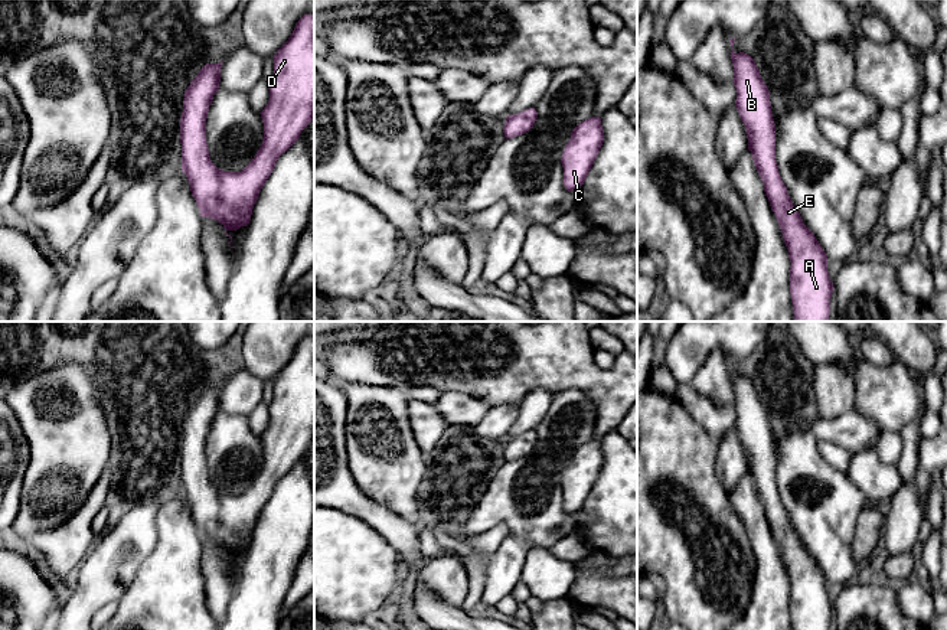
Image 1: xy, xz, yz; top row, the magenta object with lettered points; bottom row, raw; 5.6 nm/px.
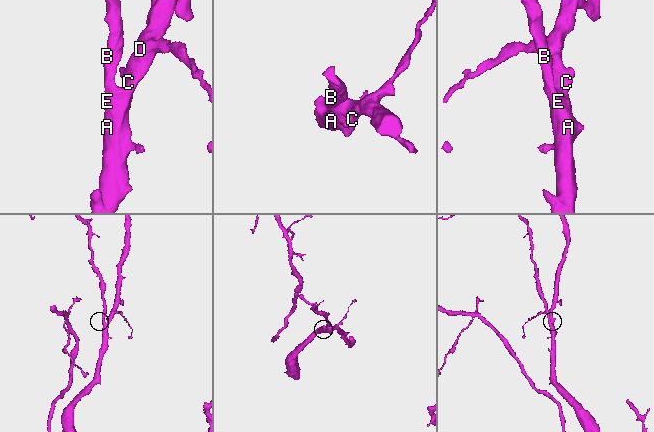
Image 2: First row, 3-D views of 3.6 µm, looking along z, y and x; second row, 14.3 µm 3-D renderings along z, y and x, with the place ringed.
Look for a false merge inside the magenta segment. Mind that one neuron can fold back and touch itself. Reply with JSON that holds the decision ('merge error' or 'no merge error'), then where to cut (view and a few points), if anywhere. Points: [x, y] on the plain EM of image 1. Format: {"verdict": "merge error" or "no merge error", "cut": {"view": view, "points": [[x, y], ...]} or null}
{"verdict": "no merge error", "cut": null}

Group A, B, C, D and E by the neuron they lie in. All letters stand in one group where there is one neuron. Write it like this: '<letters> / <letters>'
A B C D E

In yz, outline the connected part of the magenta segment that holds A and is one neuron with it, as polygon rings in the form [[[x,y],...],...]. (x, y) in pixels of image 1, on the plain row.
[[[729,362],[737,411],[735,430],[745,448],[748,473],[788,572],[793,630],[830,630],[833,605],[829,601],[826,575],[791,526],[775,484],[775,447],[770,414],[754,382],[744,375],[734,375],[735,362]]]

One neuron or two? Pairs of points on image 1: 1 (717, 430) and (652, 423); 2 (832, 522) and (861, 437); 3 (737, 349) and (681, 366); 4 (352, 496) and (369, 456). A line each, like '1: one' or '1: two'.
1: two
2: two
3: one
4: two

